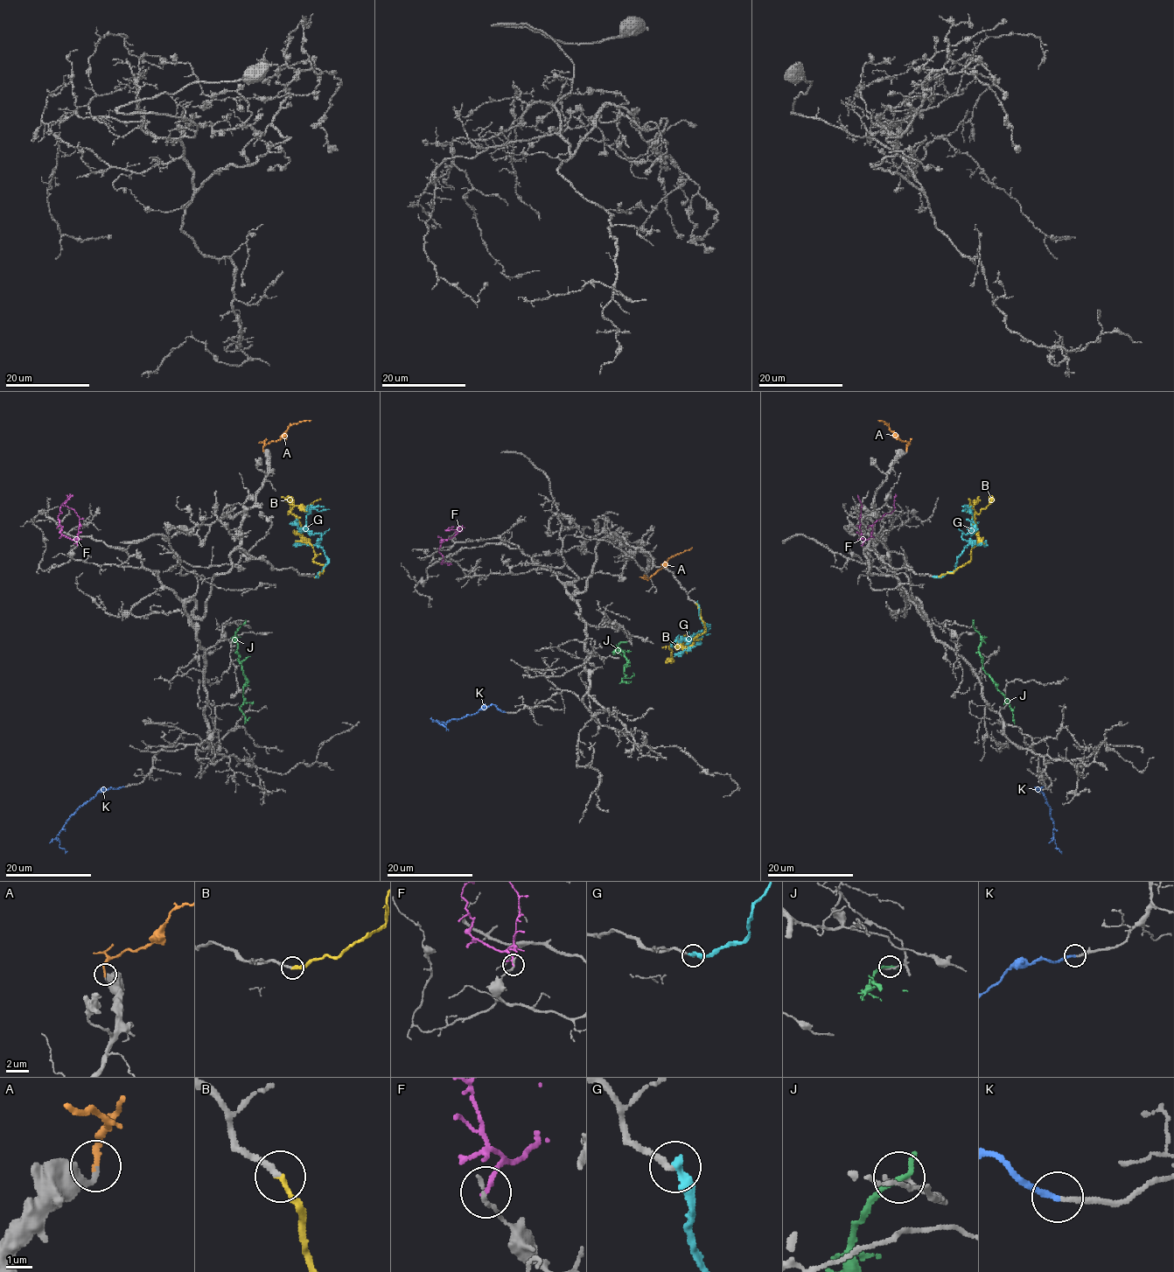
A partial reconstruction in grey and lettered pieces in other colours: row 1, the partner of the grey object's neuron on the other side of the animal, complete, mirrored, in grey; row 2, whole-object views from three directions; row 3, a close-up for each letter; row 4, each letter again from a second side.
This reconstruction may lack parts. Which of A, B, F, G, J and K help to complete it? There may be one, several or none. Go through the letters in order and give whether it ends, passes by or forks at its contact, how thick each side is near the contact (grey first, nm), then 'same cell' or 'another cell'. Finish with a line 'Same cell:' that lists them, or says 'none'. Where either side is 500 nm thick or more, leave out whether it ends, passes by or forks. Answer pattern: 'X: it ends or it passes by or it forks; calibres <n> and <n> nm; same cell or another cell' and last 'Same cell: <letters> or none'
A: it ends; calibres 200 and 240 nm; same cell
B: it ends; calibres 240 and 240 nm; same cell
F: it ends; calibres 200 and 200 nm; another cell
G: it ends; calibres 260 and 400 nm; another cell
J: it ends; calibres 160 and 280 nm; another cell
K: it ends; calibres 220 and 240 nm; same cell
Same cell: A, B, K

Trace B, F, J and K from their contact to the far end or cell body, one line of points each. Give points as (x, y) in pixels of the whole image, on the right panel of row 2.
B: (935, 576), (952, 572), (970, 560), (971, 548), (978, 540), (974, 511), (968, 499)
F: (862, 544), (872, 533), (872, 525), (894, 509), (895, 494)
J: (973, 624), (981, 636), (979, 653), (982, 669), (1011, 708), (1014, 719), (1012, 717)
K: (1043, 786), (1036, 788), (1045, 798), (1054, 824), (1052, 836), (1061, 854)

